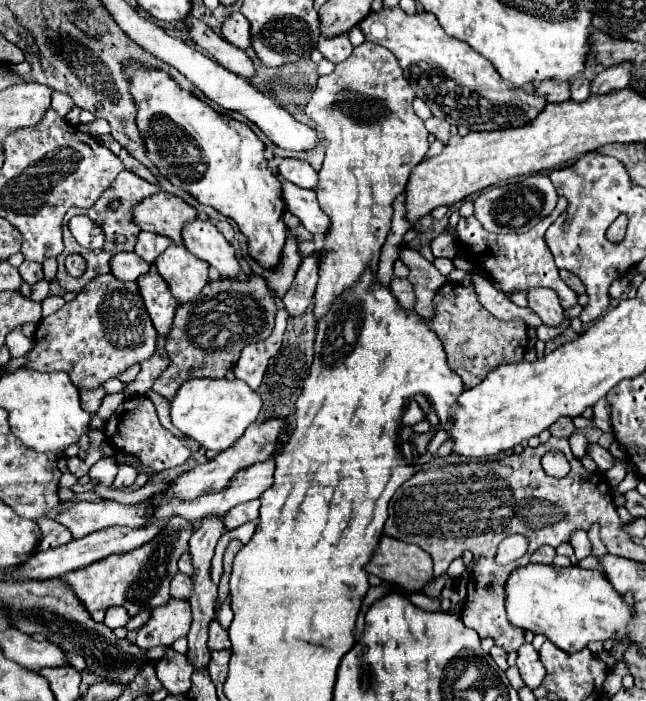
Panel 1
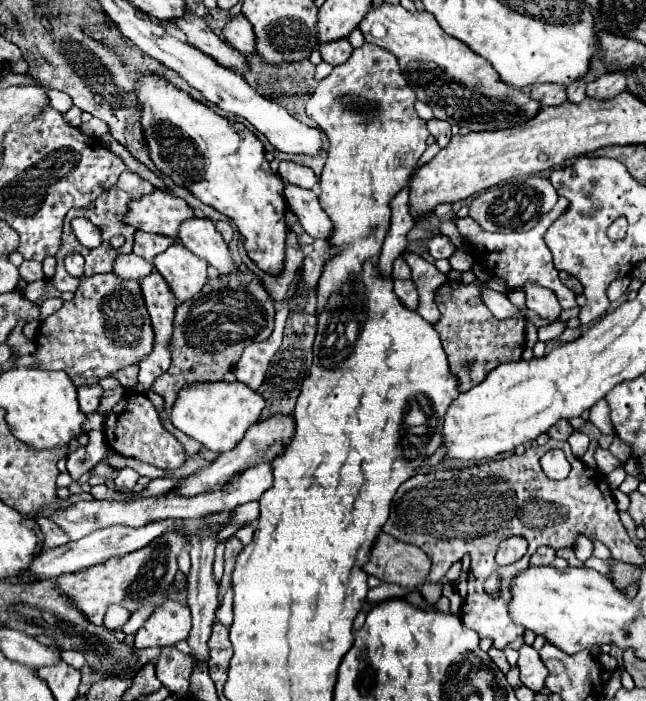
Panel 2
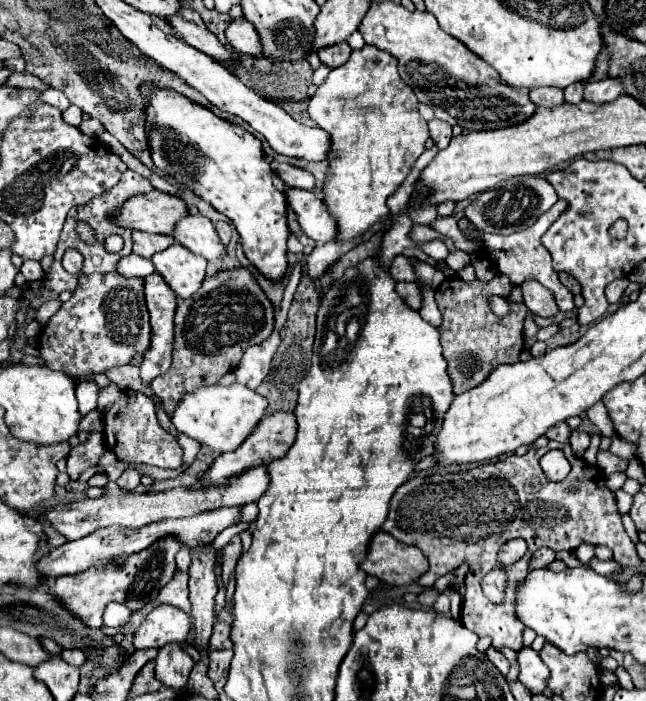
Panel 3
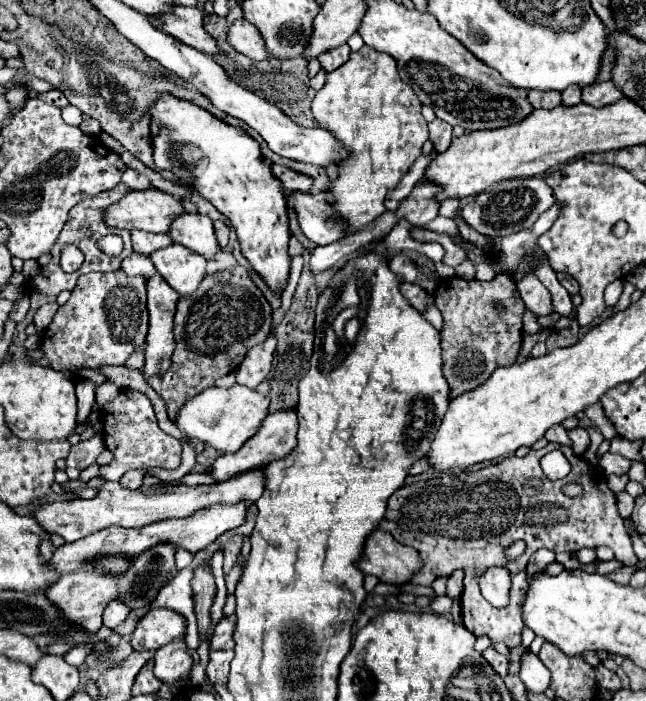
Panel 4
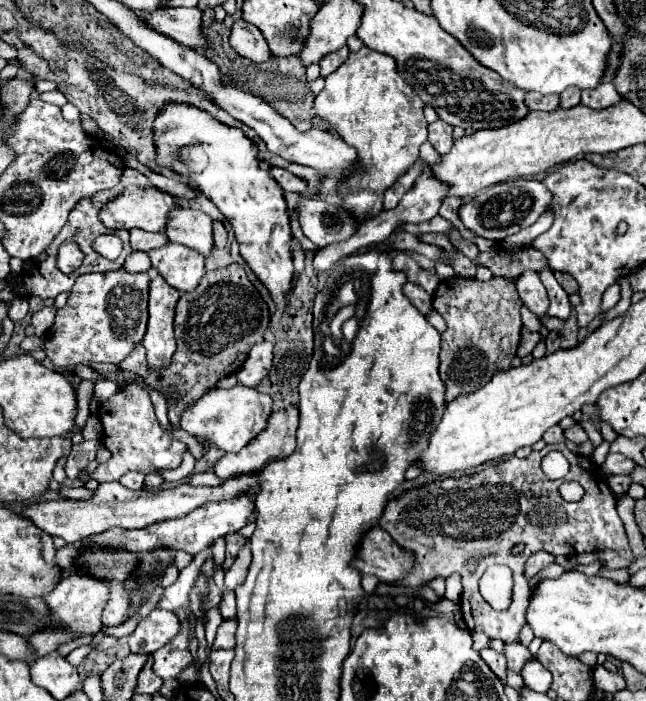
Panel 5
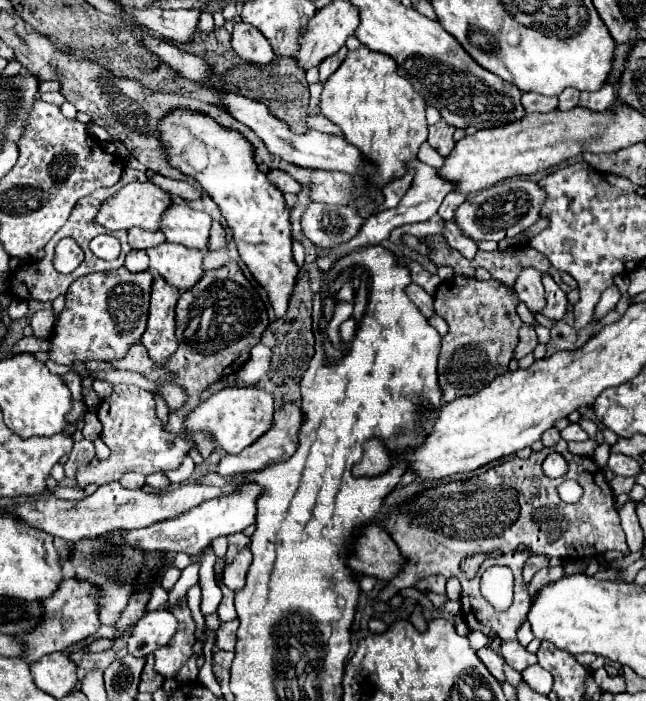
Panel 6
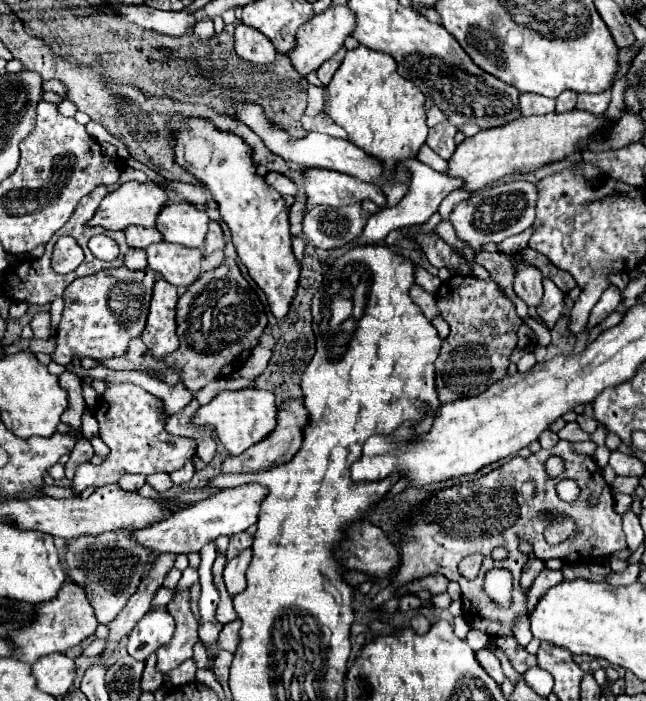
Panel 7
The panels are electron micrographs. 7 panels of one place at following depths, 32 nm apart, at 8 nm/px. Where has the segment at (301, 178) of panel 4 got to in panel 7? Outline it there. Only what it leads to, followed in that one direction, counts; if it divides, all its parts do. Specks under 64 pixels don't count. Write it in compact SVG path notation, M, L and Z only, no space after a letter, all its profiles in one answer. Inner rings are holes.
M268 172L268 174L266 174L266 182L268 182L272 188L276 188L282 196L294 196L294 194L298 192L298 186L296 186L288 176L284 176L284 174L280 174L280 172Z

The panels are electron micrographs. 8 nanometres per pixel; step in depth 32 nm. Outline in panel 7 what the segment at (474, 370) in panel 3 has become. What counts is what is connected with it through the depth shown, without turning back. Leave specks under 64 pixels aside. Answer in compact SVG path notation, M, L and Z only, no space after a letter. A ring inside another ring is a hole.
M454 274L450 280L442 282L436 294L436 306L450 326L450 334L444 338L436 360L436 388L440 402L446 404L458 398L476 396L476 392L484 392L488 384L504 378L510 354L518 344L516 332L522 326L516 306L504 290L490 278L480 280Z

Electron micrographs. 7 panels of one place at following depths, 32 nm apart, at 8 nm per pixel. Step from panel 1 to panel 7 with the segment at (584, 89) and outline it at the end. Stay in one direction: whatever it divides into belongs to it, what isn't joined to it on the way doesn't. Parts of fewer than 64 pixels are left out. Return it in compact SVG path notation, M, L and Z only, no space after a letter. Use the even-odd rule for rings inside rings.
M562 92L556 98L556 112L568 112L576 108L576 100L578 100L578 92Z

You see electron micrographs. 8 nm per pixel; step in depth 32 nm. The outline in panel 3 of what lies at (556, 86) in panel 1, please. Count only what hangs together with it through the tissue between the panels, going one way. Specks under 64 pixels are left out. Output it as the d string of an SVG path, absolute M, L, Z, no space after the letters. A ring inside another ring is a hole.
M532 88L530 90L530 100L536 106L554 108L554 106L564 104L564 90L560 90L560 88Z

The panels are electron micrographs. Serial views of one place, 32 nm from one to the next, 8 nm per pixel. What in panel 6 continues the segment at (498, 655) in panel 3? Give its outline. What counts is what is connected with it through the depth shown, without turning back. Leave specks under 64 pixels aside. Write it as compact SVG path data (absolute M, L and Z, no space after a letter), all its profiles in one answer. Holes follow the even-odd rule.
M482 648L482 650L478 650L478 658L486 664L486 668L494 674L494 678L498 682L506 680L504 678L504 658L498 652L494 652L492 648Z

